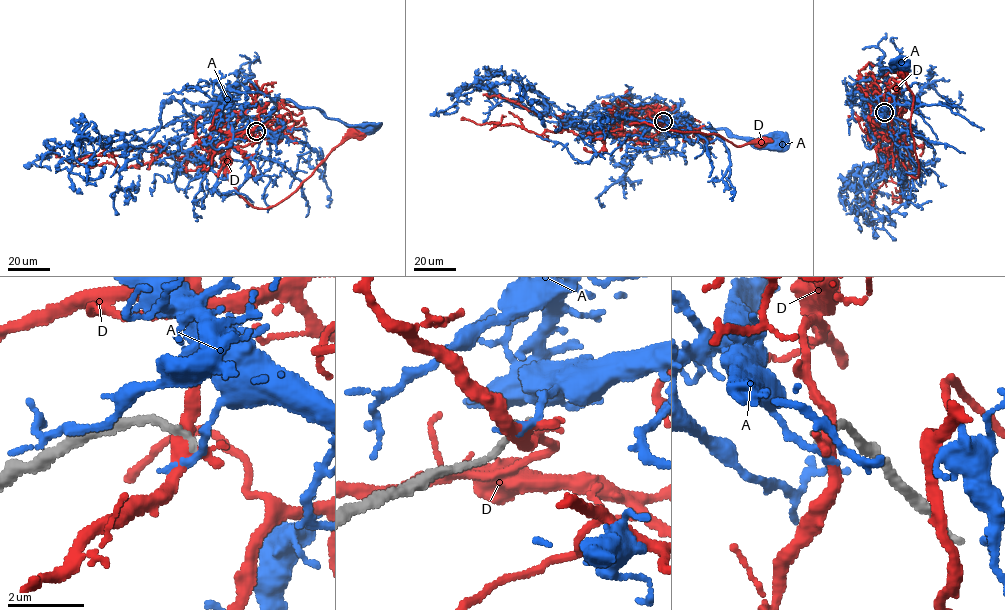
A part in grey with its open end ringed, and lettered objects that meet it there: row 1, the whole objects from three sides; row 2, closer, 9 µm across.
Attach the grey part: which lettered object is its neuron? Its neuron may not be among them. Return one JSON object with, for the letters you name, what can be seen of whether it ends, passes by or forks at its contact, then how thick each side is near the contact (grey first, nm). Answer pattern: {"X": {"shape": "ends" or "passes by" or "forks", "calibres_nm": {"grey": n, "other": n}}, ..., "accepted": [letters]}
{"accepted": []}

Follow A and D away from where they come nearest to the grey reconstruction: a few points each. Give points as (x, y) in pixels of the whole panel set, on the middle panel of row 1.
A: (664, 121), (650, 125), (676, 137), (697, 128), (723, 128), (771, 148), (774, 146)
D: (663, 121), (650, 124), (638, 119), (632, 123), (644, 122), (663, 129), (716, 134), (739, 146), (759, 142)

